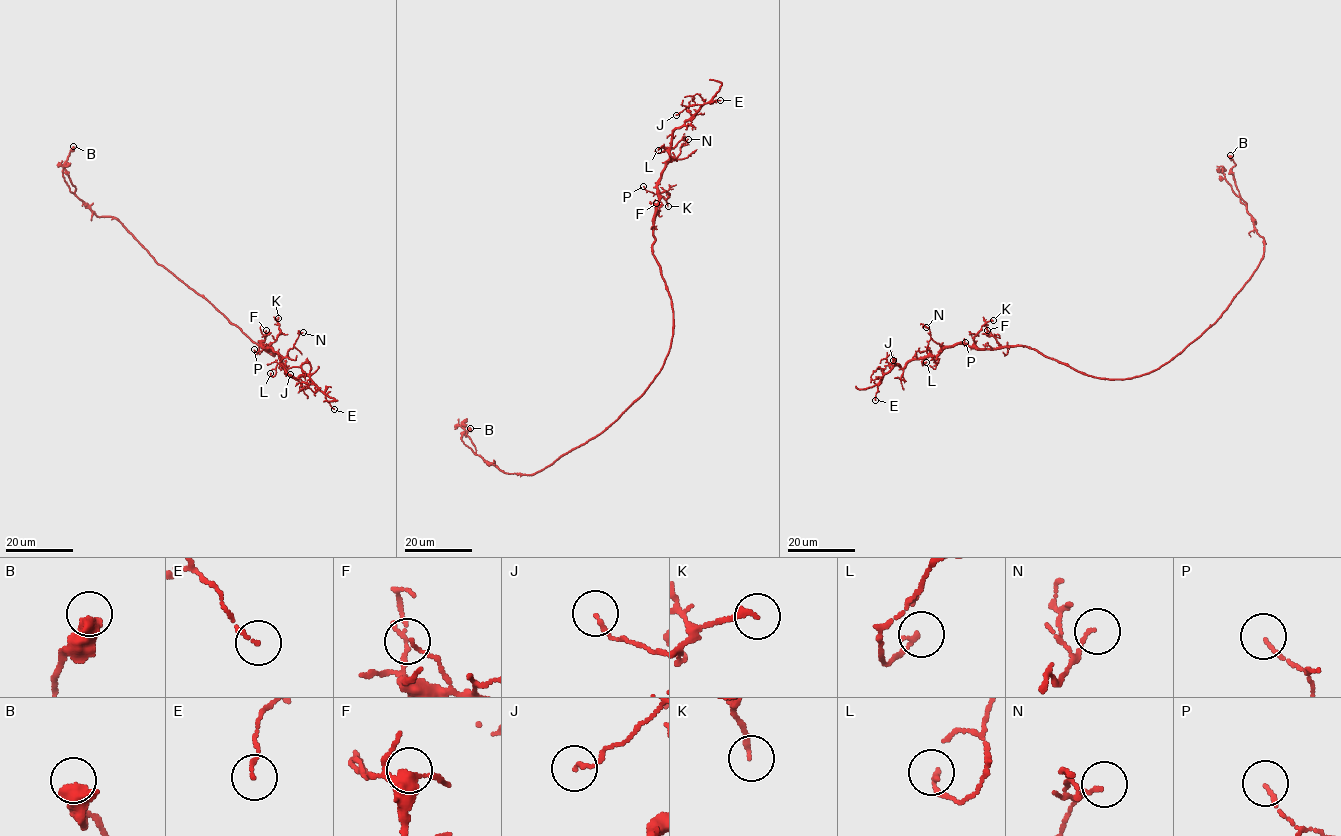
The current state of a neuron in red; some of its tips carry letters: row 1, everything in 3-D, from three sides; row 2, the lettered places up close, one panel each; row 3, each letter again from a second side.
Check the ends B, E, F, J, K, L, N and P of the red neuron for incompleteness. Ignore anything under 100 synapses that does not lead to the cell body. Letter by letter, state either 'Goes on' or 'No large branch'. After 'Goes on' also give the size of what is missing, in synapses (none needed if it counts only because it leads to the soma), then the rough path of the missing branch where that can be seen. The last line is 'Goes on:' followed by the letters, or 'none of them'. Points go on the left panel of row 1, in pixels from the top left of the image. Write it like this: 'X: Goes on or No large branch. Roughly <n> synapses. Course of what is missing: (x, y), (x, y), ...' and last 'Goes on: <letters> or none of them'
B: No large branch
E: No large branch
F: No large branch
J: No large branch
K: No large branch
L: No large branch
N: No large branch
P: No large branch
Goes on: none of them

